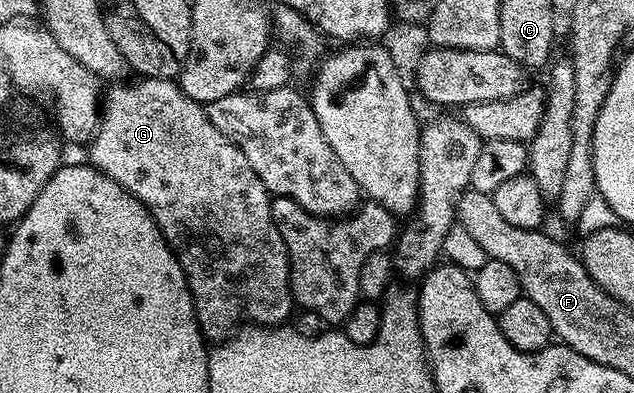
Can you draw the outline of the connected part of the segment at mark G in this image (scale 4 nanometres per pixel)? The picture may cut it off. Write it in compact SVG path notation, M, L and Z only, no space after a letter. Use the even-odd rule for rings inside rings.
M139 77L138 82L123 81L121 84L110 84L105 87L104 101L100 106L100 117L98 119L98 129L94 132L94 137L88 143L90 149L89 165L95 166L104 176L116 180L137 200L143 202L146 211L153 216L154 223L160 228L160 232L166 237L167 244L170 245L171 252L176 256L180 268L186 273L186 283L190 289L190 295L194 301L194 315L198 317L198 325L202 327L202 337L211 343L218 344L231 337L232 332L237 331L243 324L251 326L281 326L287 321L290 309L295 309L296 303L290 295L290 257L286 251L284 240L272 220L270 204L272 195L266 186L252 172L252 164L248 164L248 156L208 120L206 108L203 103L189 99L181 90L177 81L168 78L147 78Z

